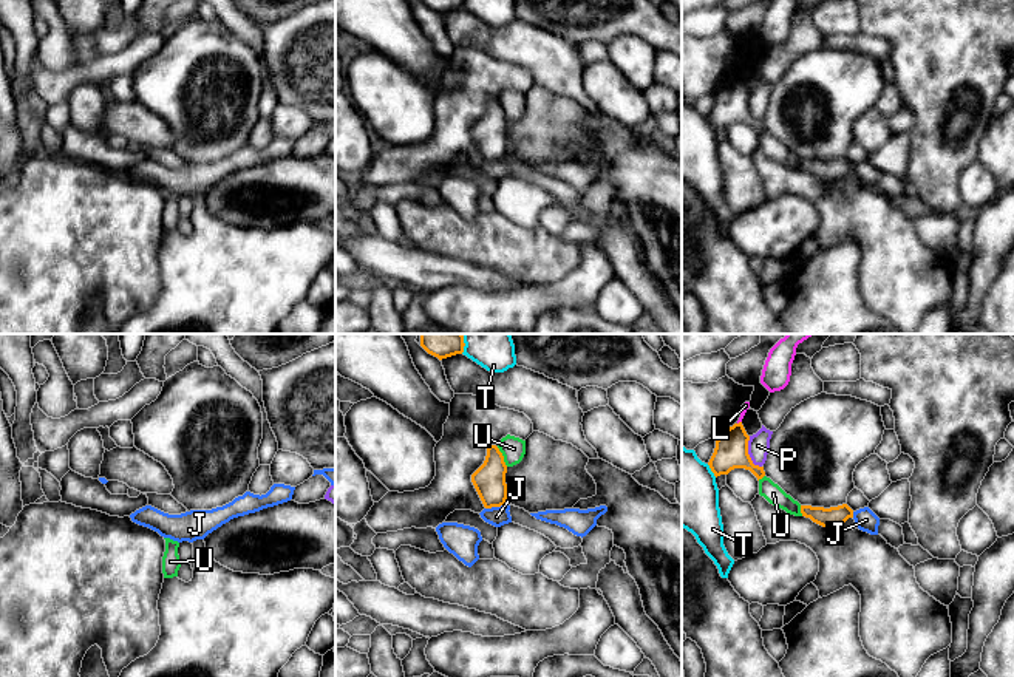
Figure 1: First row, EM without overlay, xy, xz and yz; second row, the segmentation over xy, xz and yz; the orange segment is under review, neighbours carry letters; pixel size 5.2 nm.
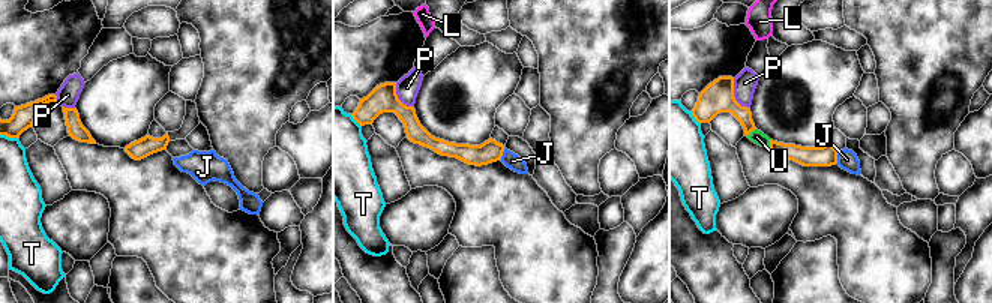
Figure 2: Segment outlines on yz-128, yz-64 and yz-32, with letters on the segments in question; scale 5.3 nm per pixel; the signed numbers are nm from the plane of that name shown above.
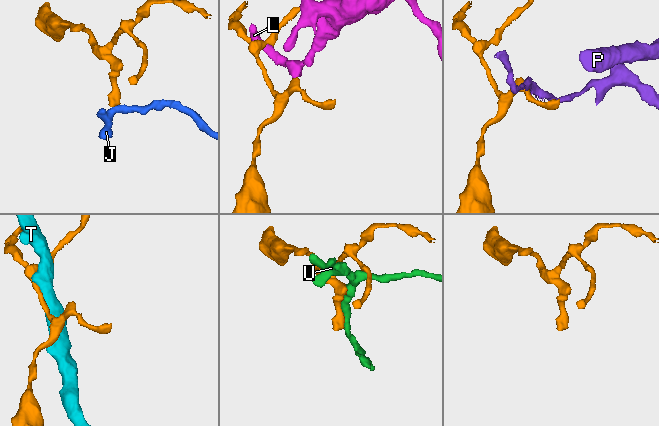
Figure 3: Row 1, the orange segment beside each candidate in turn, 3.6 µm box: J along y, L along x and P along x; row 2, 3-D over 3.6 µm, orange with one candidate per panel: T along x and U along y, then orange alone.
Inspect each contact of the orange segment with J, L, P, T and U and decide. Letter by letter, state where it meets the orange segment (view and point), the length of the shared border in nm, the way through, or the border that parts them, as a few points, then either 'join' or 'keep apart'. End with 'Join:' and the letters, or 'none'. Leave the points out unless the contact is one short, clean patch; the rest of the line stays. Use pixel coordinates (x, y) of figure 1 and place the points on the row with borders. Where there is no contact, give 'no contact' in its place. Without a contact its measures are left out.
J: xz (495, 506) | 110 nm | along xz (504, 503), (486, 509) | keep apart
L: yz (739, 422) | 30 nm | keep apart
P: yz (747, 453) | 180 nm | along yz (748, 436), (748, 456), (761, 467) | keep apart
T: yz (711, 470) | 90 nm | keep apart
U: xz (503, 456) | 120 nm | keep apart
Join: none

